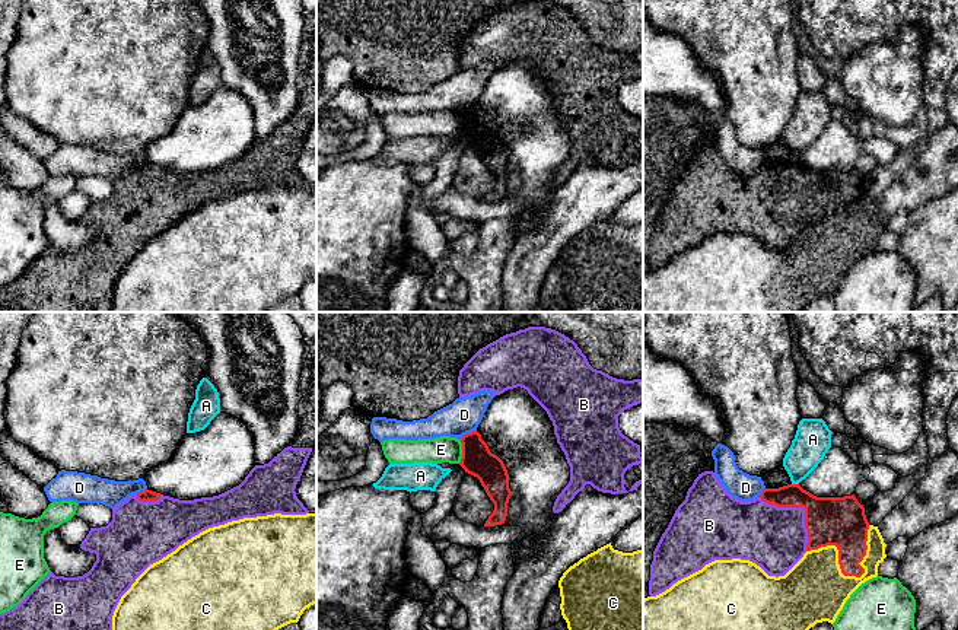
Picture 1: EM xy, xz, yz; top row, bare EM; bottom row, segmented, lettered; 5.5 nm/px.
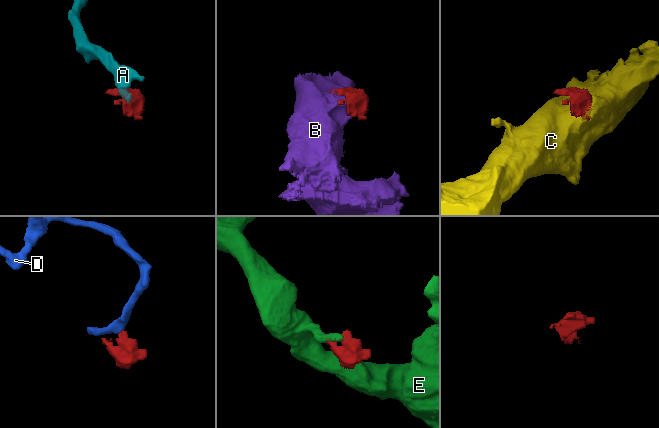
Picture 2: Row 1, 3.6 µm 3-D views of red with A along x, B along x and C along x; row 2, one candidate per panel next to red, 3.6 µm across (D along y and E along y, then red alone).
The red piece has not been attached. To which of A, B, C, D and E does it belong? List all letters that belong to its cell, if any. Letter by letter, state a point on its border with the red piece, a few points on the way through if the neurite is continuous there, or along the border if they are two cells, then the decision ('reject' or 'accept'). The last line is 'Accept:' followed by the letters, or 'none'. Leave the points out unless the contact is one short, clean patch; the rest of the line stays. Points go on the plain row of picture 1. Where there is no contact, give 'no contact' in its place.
A: meets red in yz at (795, 158); border along yz (792, 156), (798, 158); reject
B: meets red in yz at (802, 180); accept
C: meets red in yz at (849, 248); reject
D: meets red in xz at (468, 107); border along xz (476, 102), (461, 110); reject
E: meets red in xz at (462, 126); reject
Accept: B

